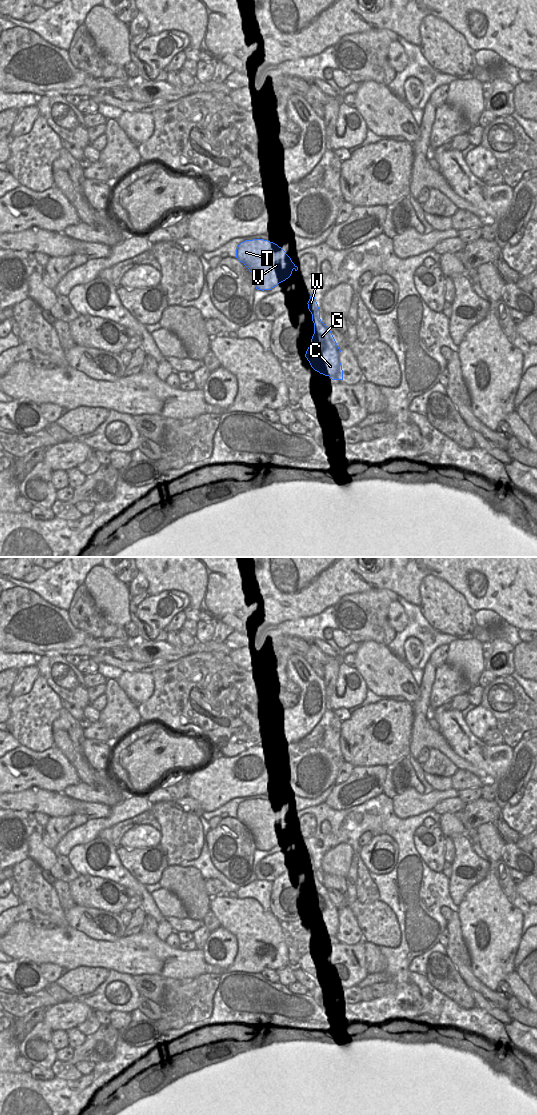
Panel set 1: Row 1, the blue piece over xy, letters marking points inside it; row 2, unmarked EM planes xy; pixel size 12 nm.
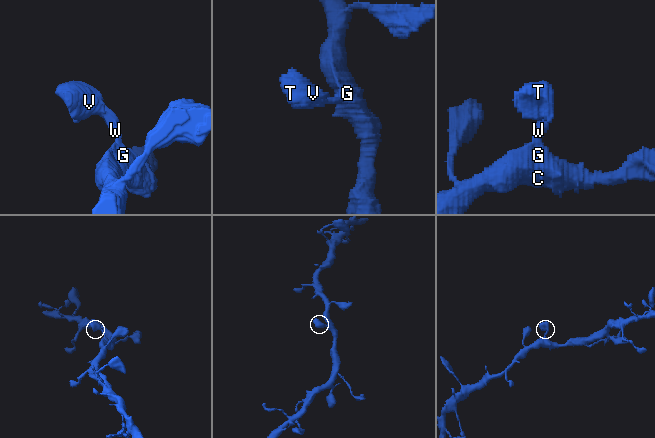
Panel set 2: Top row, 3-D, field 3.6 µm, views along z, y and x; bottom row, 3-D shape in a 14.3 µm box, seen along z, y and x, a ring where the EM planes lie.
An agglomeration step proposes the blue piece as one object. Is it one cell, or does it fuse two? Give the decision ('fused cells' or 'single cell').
single cell

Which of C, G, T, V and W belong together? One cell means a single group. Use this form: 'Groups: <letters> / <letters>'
Groups: C G T V W.

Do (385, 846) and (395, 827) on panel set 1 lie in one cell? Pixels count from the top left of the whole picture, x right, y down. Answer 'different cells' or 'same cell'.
different cells

